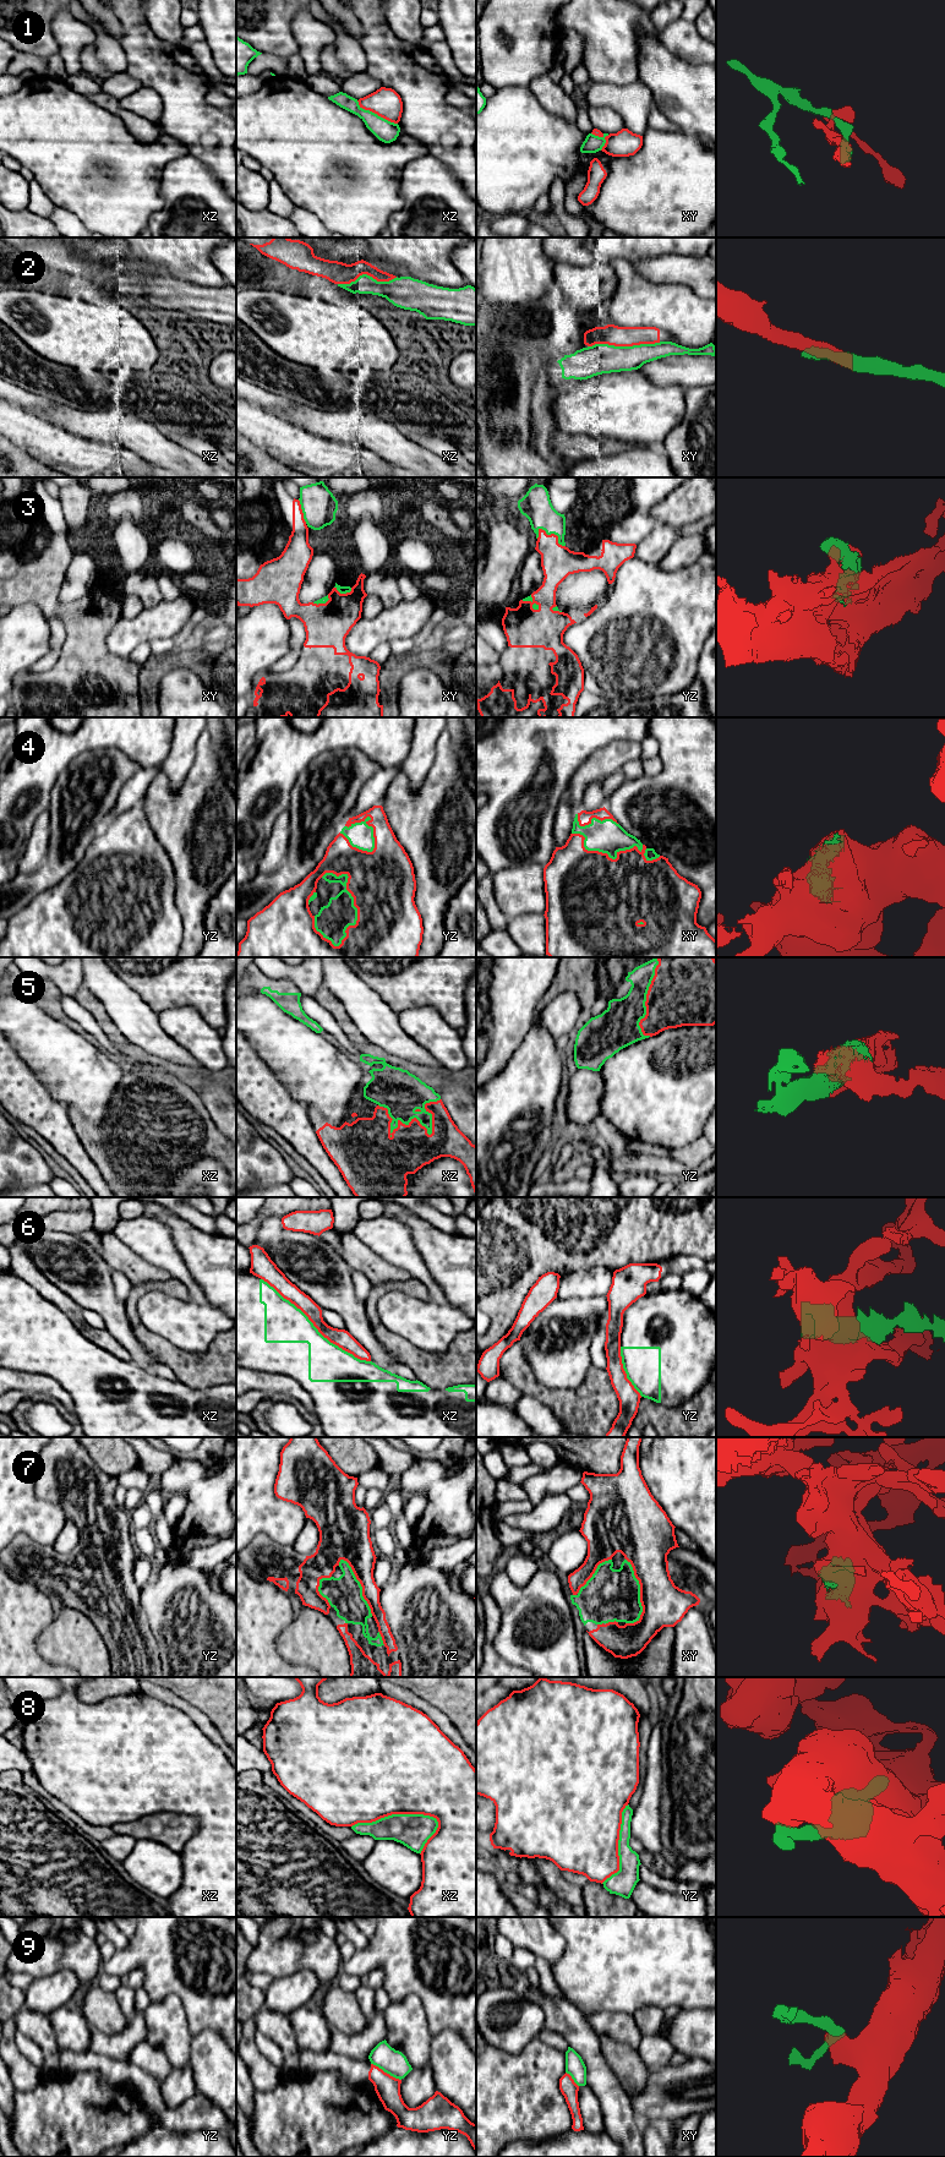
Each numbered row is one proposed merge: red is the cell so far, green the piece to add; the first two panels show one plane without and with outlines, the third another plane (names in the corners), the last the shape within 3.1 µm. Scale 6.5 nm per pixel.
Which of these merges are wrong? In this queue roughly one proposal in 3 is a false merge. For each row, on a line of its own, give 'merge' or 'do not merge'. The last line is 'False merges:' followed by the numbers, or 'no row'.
1: do not merge
2: do not merge
3: merge
4: merge
5: merge
6: merge
7: merge
8: do not merge
9: do not merge
False merges: 1, 2, 8, 9

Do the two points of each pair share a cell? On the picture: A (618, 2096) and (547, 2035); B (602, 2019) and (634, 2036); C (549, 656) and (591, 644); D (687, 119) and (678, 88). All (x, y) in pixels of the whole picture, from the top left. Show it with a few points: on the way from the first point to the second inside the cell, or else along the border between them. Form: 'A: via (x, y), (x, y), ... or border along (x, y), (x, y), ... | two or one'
A: border along (546, 2027), (558, 2032), (569, 2046) | two
B: via (610, 2024), (621, 2026), (627, 2032) | one
C: border along (574, 622), (563, 642), (583, 676) | two
D: via (687, 112), (686, 96) | one

